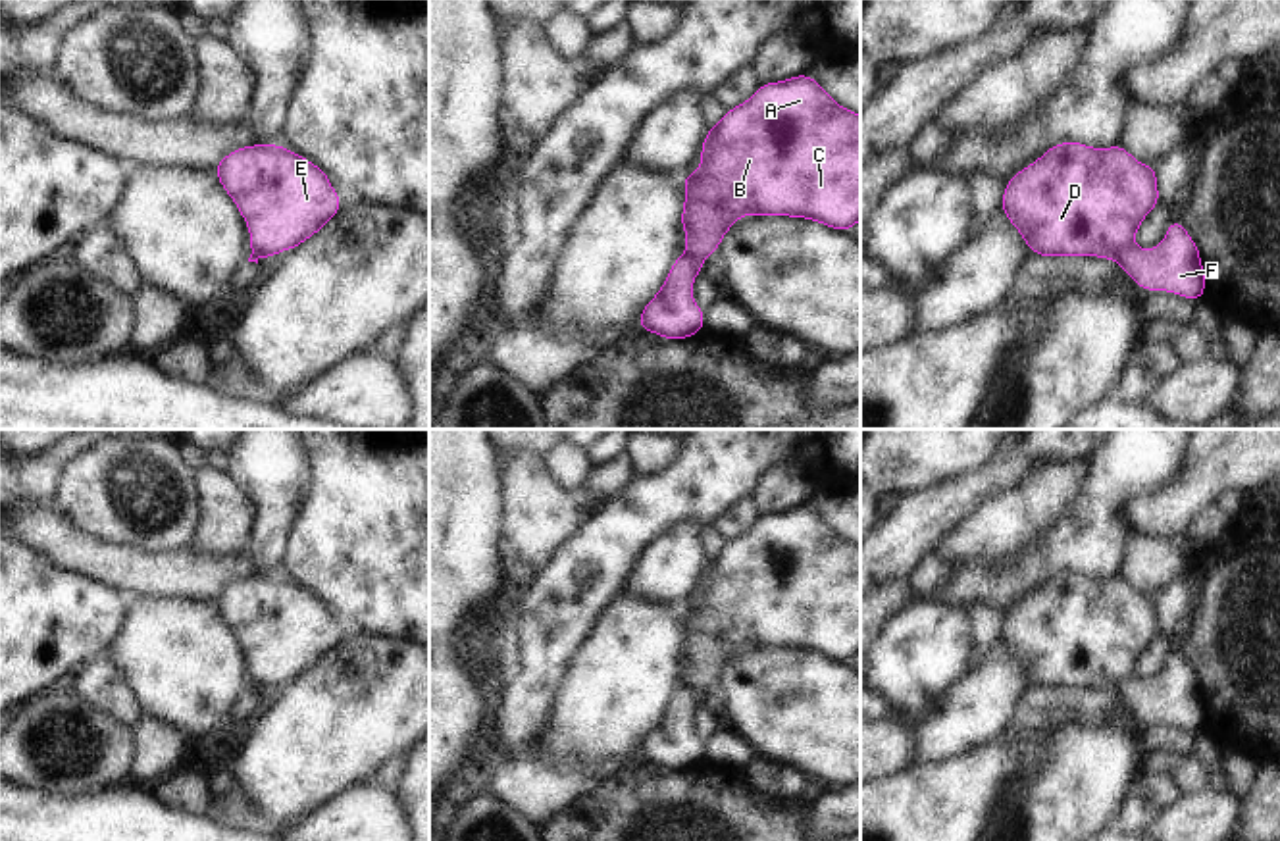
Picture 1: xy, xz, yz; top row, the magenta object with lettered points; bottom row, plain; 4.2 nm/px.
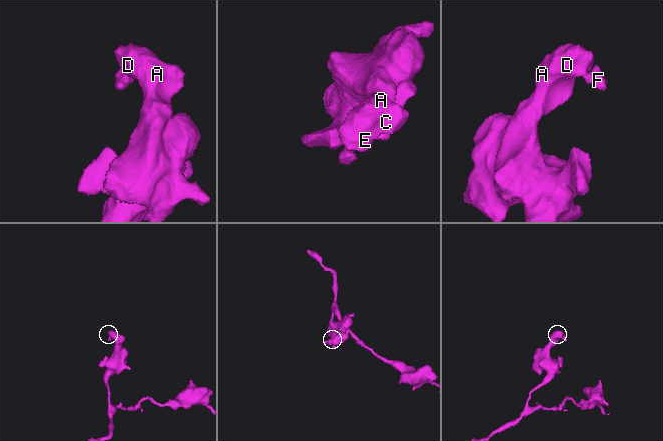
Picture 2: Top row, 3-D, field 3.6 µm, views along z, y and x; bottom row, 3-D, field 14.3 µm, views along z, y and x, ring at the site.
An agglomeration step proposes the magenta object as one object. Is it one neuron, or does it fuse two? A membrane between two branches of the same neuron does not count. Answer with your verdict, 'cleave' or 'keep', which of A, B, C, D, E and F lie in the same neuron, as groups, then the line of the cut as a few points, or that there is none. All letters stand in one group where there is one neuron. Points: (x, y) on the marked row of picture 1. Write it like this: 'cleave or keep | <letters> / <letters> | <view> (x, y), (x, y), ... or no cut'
cleave | A B C D E / F | xz (686, 254), (699, 272)

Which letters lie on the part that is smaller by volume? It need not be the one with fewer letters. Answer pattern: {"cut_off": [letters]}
{"cut_off": ["F"]}

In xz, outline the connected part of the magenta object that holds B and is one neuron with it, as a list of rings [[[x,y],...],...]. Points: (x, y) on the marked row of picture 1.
[[[808,73],[764,83],[745,104],[726,110],[706,131],[701,154],[699,171],[693,177],[681,175],[687,191],[681,212],[681,229],[687,233],[685,256],[699,271],[703,260],[718,252],[720,241],[741,216],[806,217],[841,233],[860,219],[860,115],[843,110]]]

